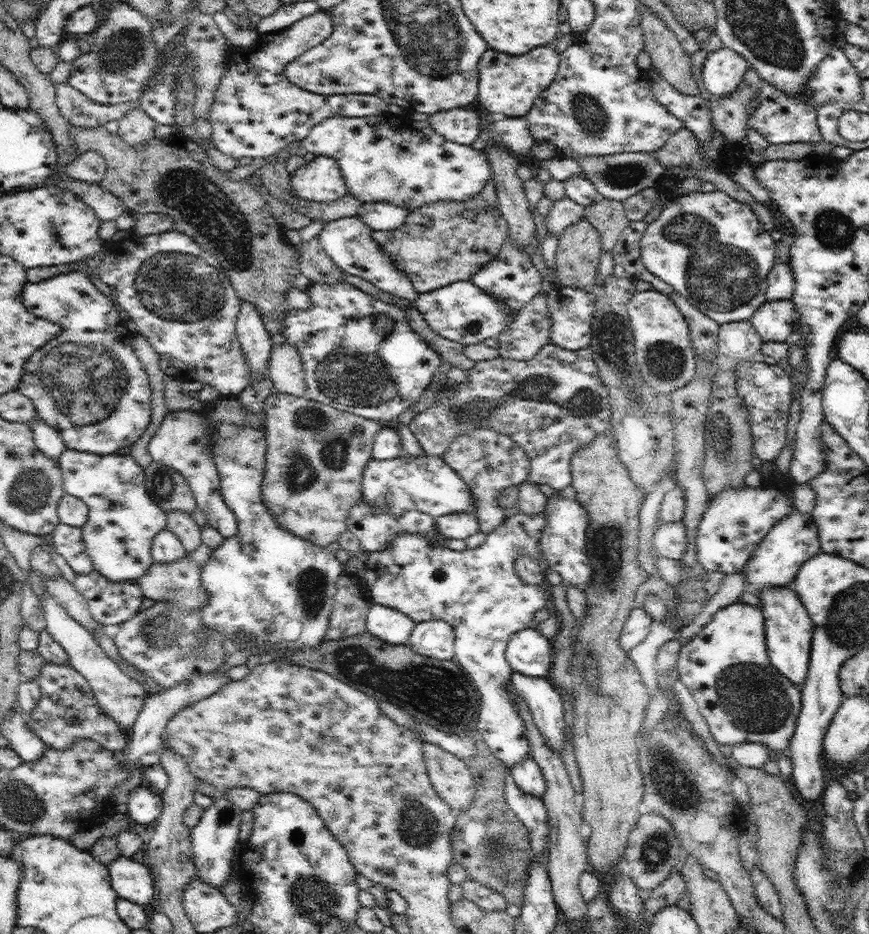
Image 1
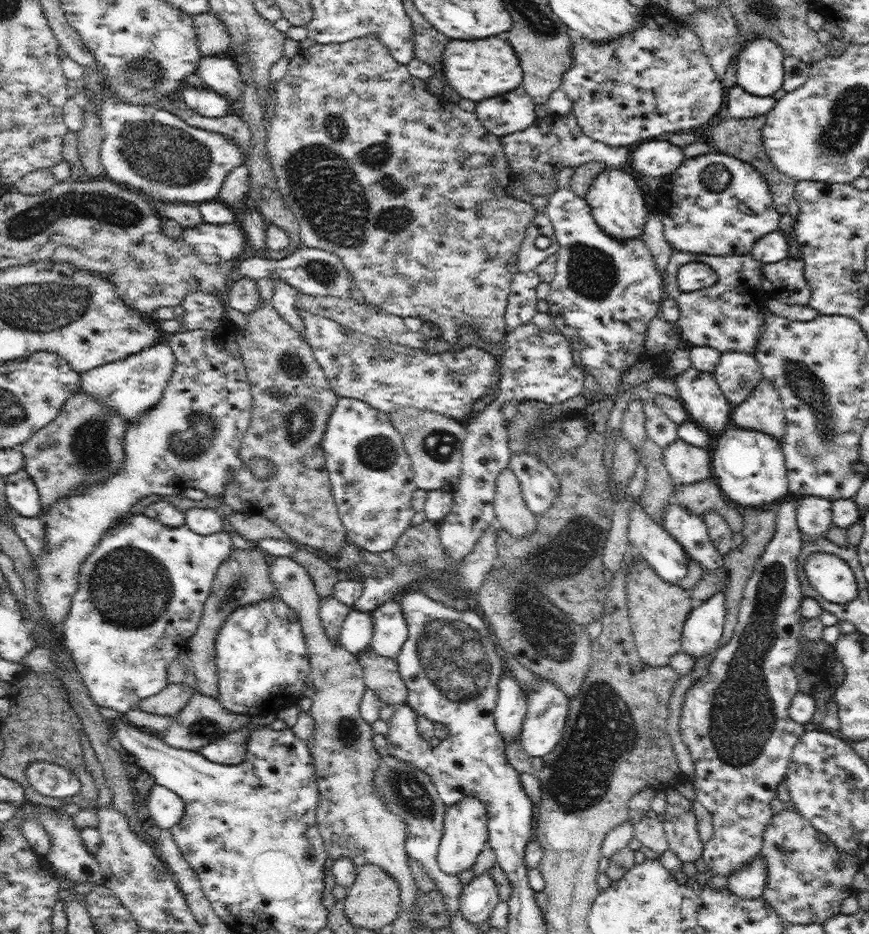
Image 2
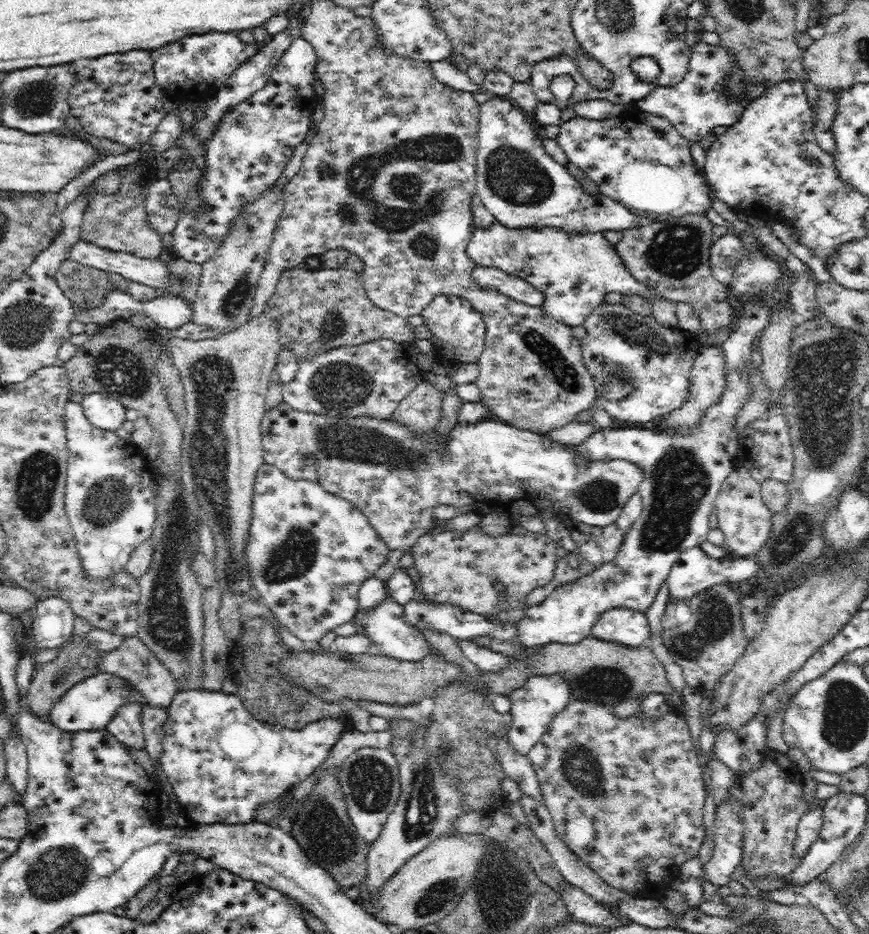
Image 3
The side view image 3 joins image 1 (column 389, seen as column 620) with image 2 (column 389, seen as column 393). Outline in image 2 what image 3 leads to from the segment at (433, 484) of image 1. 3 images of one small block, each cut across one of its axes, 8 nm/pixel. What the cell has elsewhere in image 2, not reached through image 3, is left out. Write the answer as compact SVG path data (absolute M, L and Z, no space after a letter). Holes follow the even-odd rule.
M339 398L328 419L321 450L347 540L370 552L392 550L396 539L412 523L412 496L418 485L402 435L390 417L368 402Z

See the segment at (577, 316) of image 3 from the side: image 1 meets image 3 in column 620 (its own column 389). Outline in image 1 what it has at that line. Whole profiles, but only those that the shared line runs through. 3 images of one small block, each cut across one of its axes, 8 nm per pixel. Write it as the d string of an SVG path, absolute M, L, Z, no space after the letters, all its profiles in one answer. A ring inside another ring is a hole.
M355 215L338 218L336 221L326 223L317 238L320 239L320 246L332 259L334 265L344 273L360 276L360 278L368 280L381 291L406 299L414 305L419 294L413 288L412 281L396 269L392 258L382 251L382 245L374 242L371 234L372 228L368 227L360 217Z

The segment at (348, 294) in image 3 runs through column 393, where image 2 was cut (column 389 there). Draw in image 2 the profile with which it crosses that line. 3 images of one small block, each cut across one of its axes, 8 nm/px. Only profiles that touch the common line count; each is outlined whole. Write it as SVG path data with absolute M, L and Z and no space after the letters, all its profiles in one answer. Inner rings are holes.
M299 293L295 308L298 310L304 310L310 314L326 316L326 318L330 318L334 320L334 322L338 322L338 324L345 326L347 329L355 330L359 333L368 333L378 339L386 339L406 346L411 346L415 349L425 346L426 340L423 335L419 332L414 332L408 329L406 324L402 321L403 318L401 316L387 313L382 309L377 309L376 306L373 306L367 301L359 304L351 297L314 297L304 293Z

